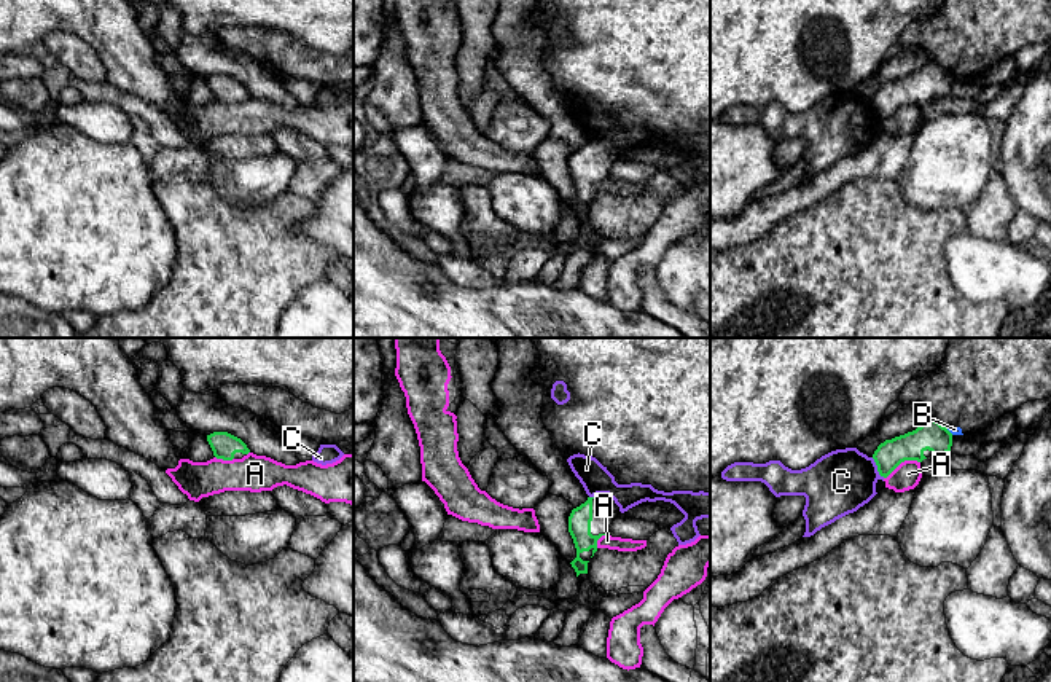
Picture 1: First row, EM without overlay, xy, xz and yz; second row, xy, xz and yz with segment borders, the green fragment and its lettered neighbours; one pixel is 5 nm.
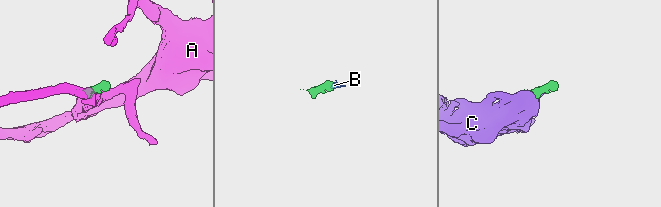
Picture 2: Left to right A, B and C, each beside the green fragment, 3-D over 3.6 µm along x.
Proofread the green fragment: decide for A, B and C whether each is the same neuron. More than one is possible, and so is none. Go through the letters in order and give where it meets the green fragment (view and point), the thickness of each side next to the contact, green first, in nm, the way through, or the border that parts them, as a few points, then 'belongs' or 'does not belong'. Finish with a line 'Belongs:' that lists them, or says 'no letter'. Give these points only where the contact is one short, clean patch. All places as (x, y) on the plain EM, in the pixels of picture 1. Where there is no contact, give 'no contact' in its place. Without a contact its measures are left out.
A: yz (902, 104) | 150/140 nm | along yz (919, 104), (902, 104), (884, 121) | does not belong
B: yz (948, 74) | 150/50 nm | along yz (946, 72), (953, 77) | does not belong
C: yz (878, 112) | 140/320 nm | along yz (871, 101), (876, 113), (884, 120) | does not belong
Belongs: no letter

